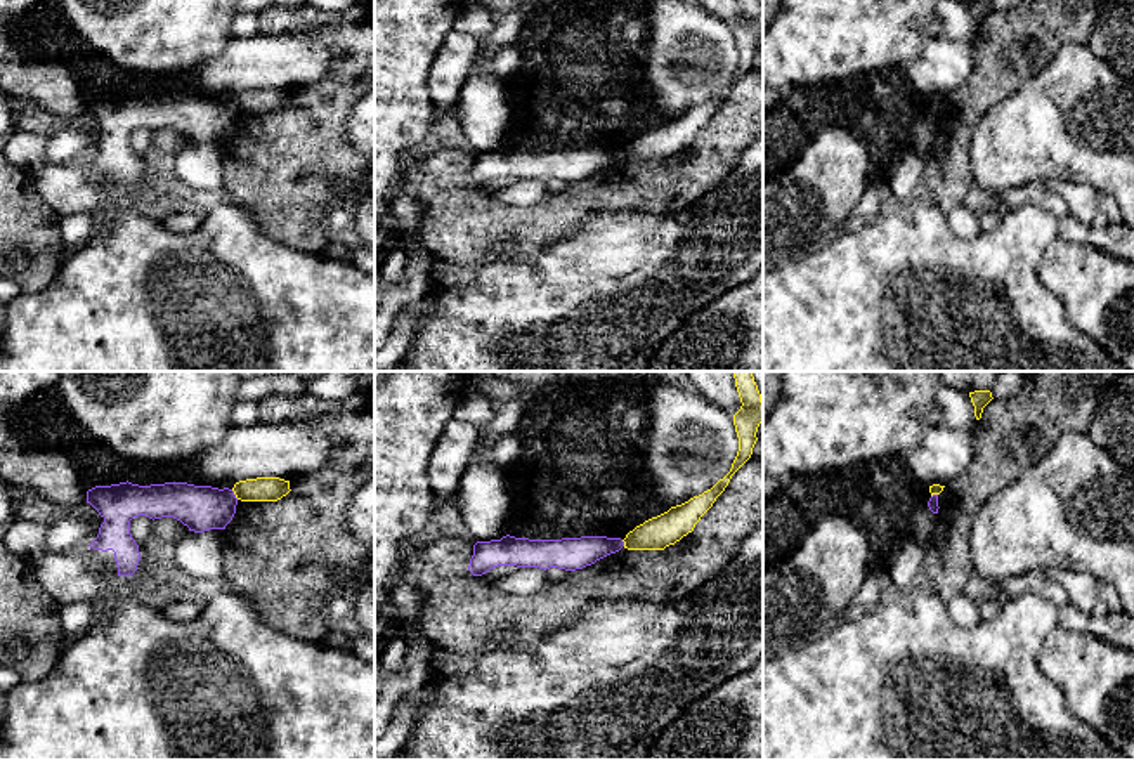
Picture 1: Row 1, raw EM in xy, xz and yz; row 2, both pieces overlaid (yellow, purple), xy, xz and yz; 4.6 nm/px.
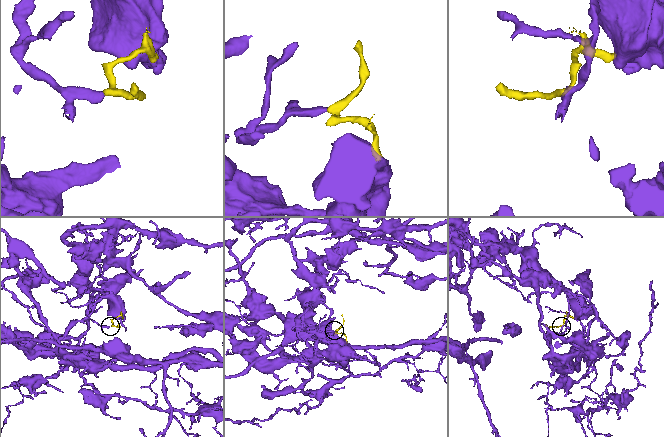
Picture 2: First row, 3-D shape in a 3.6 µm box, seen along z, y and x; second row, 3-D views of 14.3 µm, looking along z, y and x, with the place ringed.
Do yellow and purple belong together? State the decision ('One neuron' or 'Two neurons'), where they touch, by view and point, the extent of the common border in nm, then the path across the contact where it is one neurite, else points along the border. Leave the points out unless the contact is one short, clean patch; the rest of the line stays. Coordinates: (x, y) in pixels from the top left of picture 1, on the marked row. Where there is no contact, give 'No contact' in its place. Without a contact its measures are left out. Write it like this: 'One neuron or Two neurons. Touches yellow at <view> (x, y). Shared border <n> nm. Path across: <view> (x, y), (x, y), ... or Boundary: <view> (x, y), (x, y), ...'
Two neurons. Touches yellow at xy (234, 493). Shared border 60 nm. Boundary: xy (231, 490), (238, 498)

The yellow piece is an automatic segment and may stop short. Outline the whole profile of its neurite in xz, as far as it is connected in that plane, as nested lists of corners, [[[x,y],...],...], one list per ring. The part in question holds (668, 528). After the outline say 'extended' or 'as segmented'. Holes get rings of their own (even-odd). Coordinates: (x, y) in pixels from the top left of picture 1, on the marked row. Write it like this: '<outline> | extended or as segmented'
[[[733,371],[735,387],[740,397],[740,409],[733,415],[733,425],[739,437],[739,451],[730,472],[711,489],[688,501],[671,507],[668,512],[645,521],[626,534],[628,550],[664,550],[694,531],[701,517],[713,507],[725,491],[732,475],[751,458],[758,441],[756,432],[763,422],[763,401],[754,382],[753,371]]] | as segmented

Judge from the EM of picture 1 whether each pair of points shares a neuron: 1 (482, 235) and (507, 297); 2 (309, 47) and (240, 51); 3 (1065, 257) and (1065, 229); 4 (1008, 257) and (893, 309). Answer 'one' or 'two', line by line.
1: two
2: one
3: two
4: one

